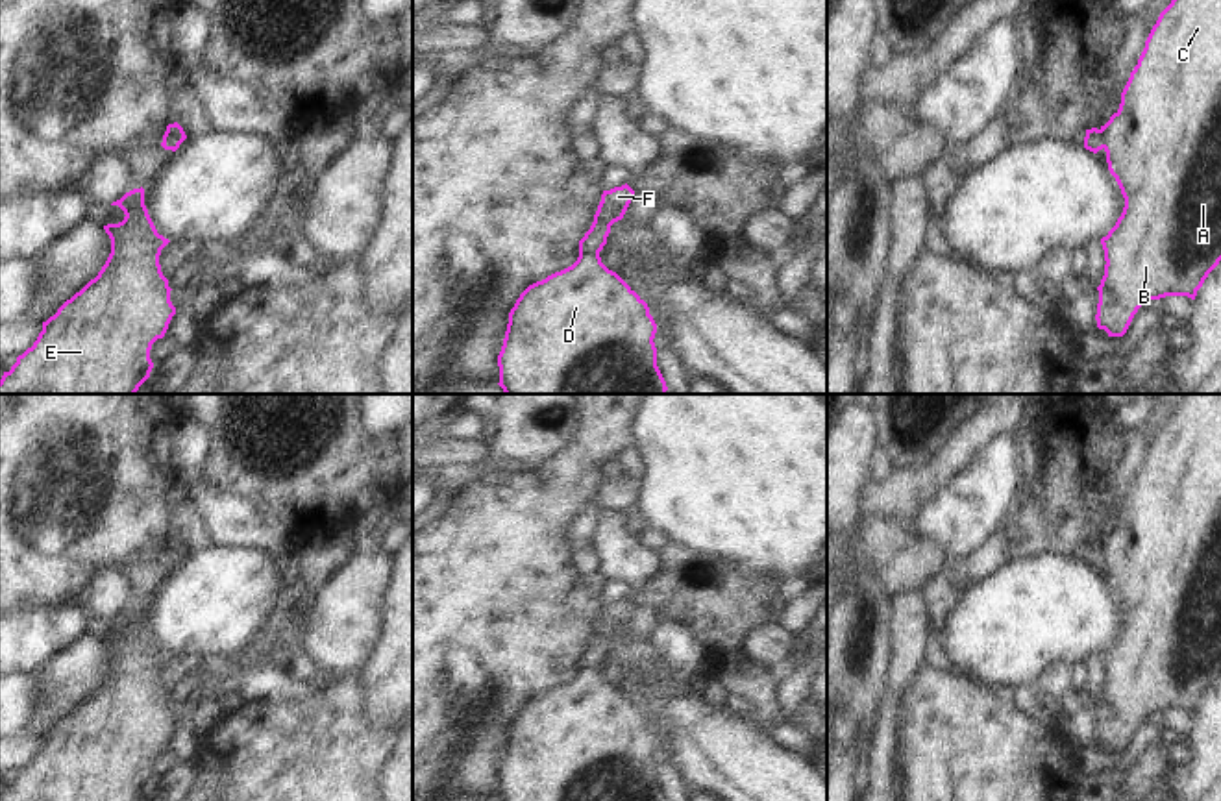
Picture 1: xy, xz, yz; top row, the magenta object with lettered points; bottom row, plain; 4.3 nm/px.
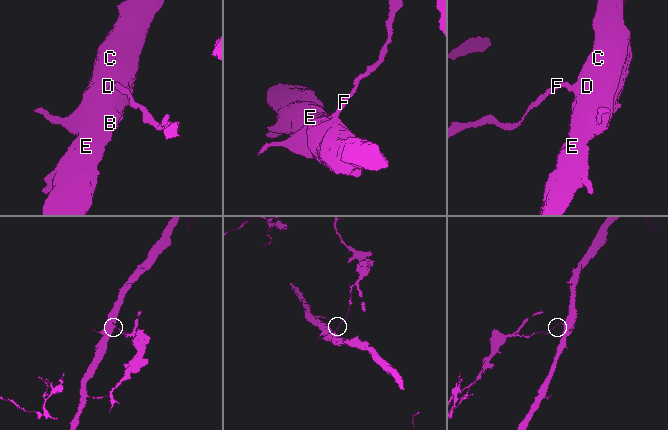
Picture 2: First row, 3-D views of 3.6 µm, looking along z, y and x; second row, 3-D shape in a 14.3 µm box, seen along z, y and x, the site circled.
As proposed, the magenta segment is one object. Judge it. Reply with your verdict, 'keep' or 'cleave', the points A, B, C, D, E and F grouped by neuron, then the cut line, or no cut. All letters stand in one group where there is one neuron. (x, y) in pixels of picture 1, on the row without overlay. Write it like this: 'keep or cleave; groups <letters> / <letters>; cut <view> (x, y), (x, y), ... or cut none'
cleave; groups A B C D E / F; cut xz (579, 666), (598, 668)

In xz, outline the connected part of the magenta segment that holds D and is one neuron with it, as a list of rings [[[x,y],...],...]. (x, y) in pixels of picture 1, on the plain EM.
[[[579,668],[577,675],[529,699],[509,727],[498,770],[500,801],[666,801],[657,781],[657,738],[648,718],[612,684],[599,668]]]

